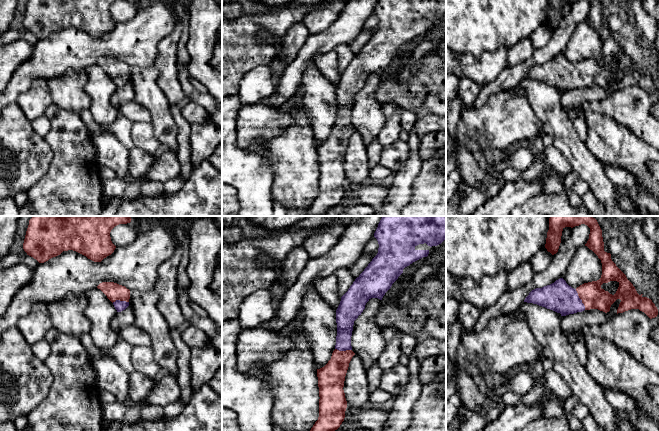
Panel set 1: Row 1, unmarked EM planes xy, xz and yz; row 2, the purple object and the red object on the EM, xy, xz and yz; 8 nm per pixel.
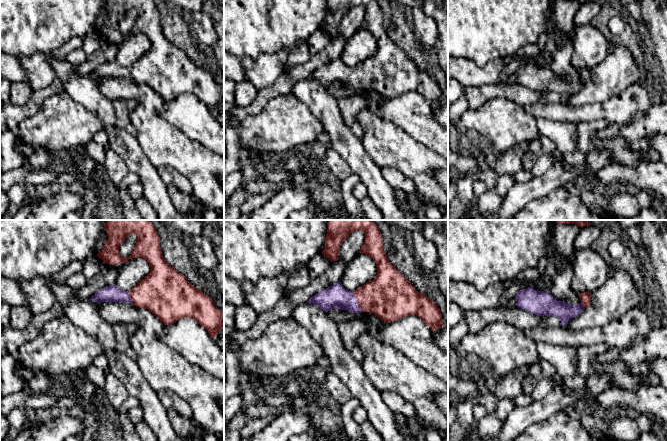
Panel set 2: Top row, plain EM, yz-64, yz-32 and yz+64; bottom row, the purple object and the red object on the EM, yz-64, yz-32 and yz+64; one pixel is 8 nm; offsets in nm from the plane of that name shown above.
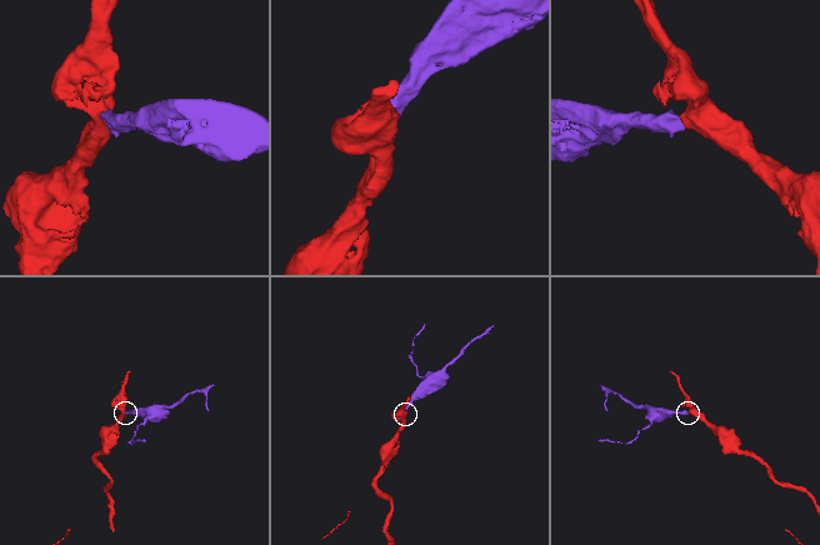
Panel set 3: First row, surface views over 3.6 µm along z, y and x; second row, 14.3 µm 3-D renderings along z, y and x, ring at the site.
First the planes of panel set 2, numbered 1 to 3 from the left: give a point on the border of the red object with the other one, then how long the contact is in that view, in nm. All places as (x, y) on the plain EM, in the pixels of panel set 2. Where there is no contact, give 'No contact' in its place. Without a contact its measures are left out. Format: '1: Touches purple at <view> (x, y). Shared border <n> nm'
1: Touches purple at yz-64 (131, 74). Shared border 100 nm
2: Touches purple at yz-32 (357, 78). Shared border 180 nm
3: Touches purple at yz+64 (582, 81). Shared border 60 nm

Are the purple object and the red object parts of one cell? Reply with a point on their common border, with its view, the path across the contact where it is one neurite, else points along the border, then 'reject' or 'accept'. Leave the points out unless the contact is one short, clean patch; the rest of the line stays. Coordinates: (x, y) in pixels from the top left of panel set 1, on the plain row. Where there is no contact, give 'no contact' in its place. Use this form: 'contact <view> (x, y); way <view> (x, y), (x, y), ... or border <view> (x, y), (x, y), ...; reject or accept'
contact yz (580, 75); way yz (560, 73), (563, 75), (580, 75), (592, 71); accept

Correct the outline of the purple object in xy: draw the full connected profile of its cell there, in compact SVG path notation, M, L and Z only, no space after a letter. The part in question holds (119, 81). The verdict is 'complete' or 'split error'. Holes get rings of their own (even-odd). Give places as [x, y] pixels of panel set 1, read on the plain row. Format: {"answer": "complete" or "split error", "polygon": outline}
{"answer": "split error", "polygon": "M102 58L97 64L113 79L117 88L121 88L129 82L130 66L125 62L114 58Z"}

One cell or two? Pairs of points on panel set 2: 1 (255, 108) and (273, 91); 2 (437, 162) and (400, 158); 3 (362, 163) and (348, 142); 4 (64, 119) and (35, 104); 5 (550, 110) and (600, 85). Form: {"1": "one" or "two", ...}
{"1": "one", "2": "one", "3": "one", "4": "two", "5": "two"}

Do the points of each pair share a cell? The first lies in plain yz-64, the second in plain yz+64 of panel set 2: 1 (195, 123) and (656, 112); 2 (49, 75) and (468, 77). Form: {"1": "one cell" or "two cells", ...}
{"1": "two cells", "2": "one cell"}

